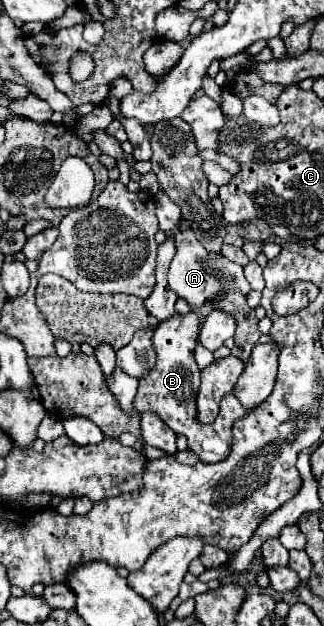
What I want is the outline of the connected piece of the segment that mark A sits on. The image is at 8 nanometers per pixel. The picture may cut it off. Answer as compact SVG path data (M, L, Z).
M191 228L175 232L175 246L177 246L177 254L167 272L167 282L169 282L169 288L177 294L177 298L187 300L189 306L201 308L201 306L213 304L223 292L227 292L231 288L239 290L243 294L251 292L251 286L243 276L243 268L239 264L227 260L225 256L215 256L215 254L207 252L201 246L201 242L195 238L195 232Z

